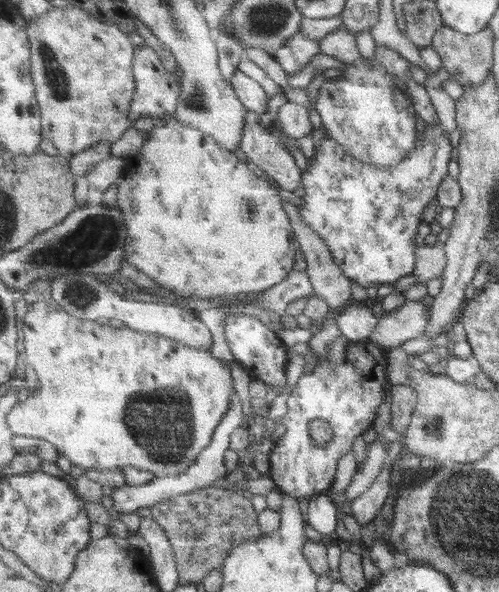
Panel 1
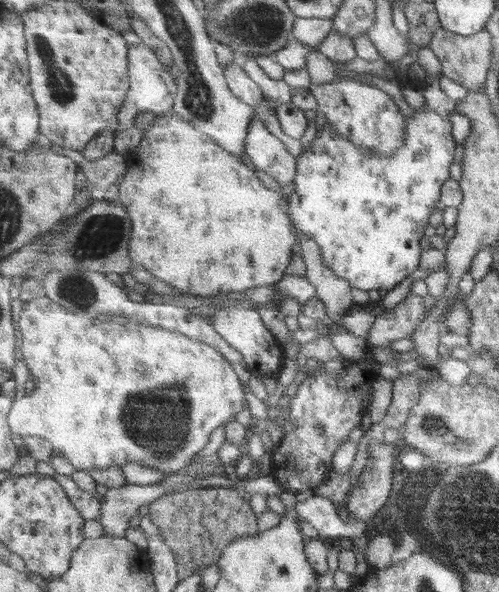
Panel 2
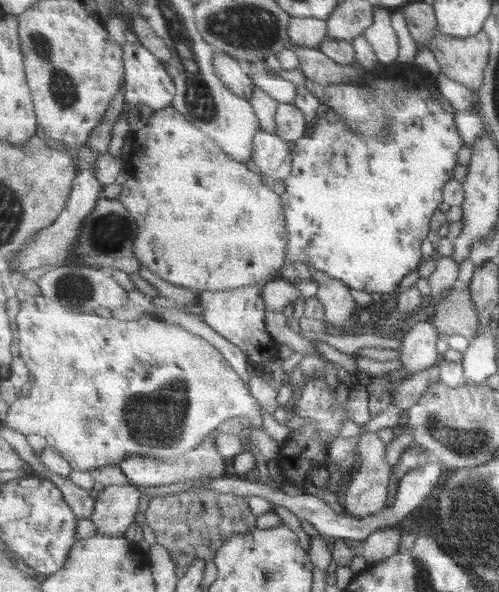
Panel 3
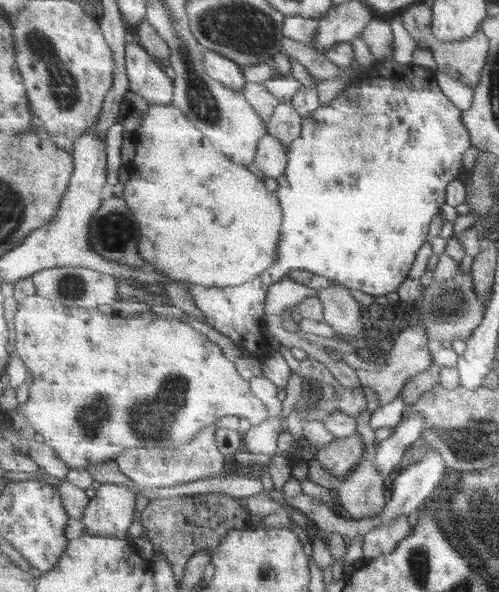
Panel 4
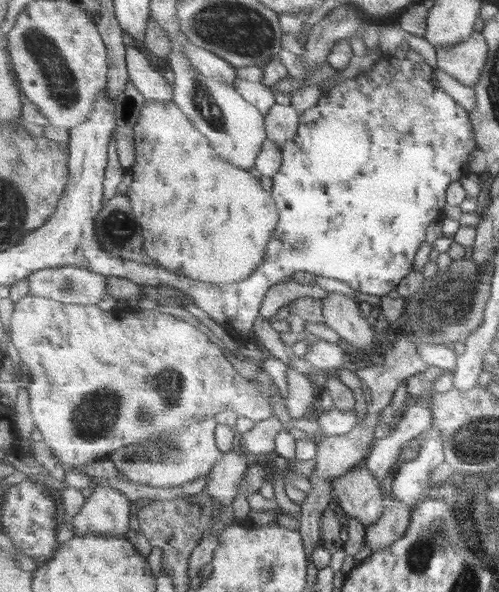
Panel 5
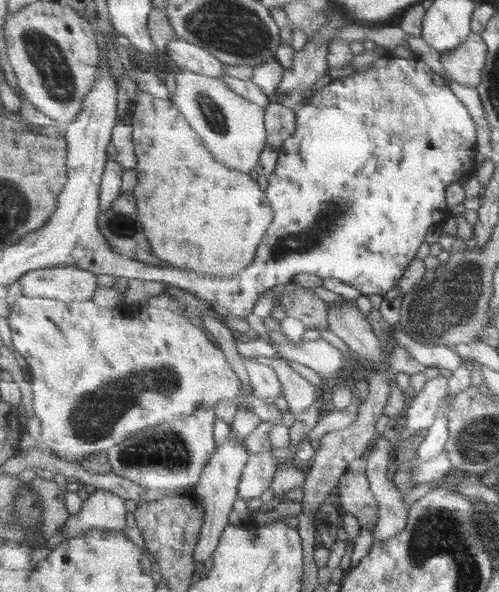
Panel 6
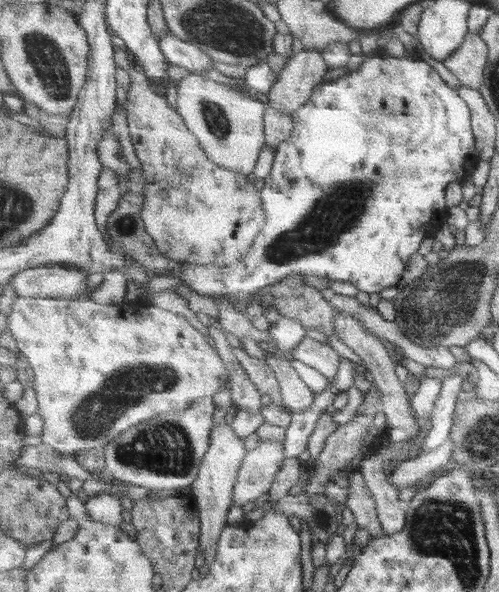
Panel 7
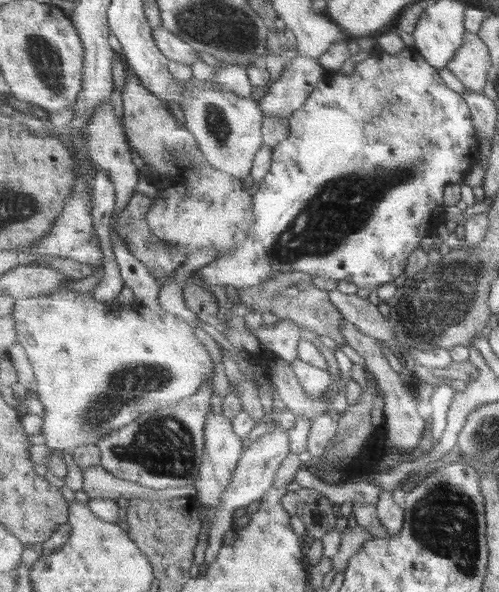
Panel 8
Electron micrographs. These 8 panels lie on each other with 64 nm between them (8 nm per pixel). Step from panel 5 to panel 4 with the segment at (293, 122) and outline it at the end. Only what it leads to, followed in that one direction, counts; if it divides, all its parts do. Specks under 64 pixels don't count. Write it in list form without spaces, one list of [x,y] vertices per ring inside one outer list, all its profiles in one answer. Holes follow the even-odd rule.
[[[289,102],[281,103],[275,108],[275,113],[267,124],[268,133],[288,148],[301,136],[302,121],[303,118],[299,116],[299,112]]]

